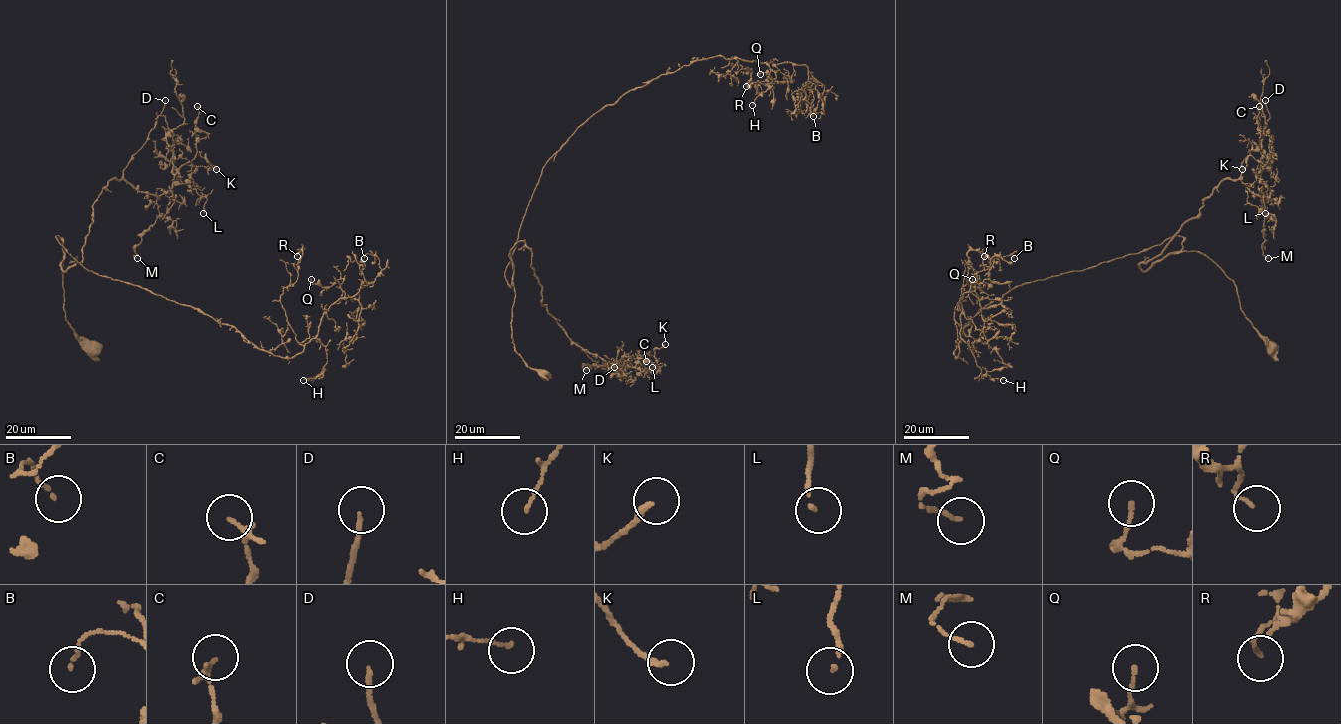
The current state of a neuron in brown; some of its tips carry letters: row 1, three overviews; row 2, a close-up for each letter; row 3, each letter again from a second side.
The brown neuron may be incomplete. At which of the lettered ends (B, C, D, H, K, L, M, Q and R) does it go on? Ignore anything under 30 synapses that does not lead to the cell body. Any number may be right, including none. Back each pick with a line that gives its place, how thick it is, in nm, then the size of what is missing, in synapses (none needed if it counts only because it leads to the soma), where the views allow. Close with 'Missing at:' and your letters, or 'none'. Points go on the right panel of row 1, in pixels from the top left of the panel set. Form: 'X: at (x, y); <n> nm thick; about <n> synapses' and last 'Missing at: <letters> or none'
D: at (1265, 100); 140 nm thick; about 100 synapses
Missing at: D

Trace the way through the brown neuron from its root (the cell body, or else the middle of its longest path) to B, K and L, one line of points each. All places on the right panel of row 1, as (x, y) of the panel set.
B: (1272, 349), (1236, 285), (1173, 236), (1012, 288), (964, 328), (956, 358), (960, 298), (993, 257), (1014, 258)
K: (1272, 349), (1204, 254), (1139, 267), (1225, 179), (1260, 196), (1267, 162), (1250, 155), (1242, 169)
L: (1272, 349), (1204, 254), (1139, 267), (1225, 179), (1259, 196), (1265, 183), (1265, 213)

